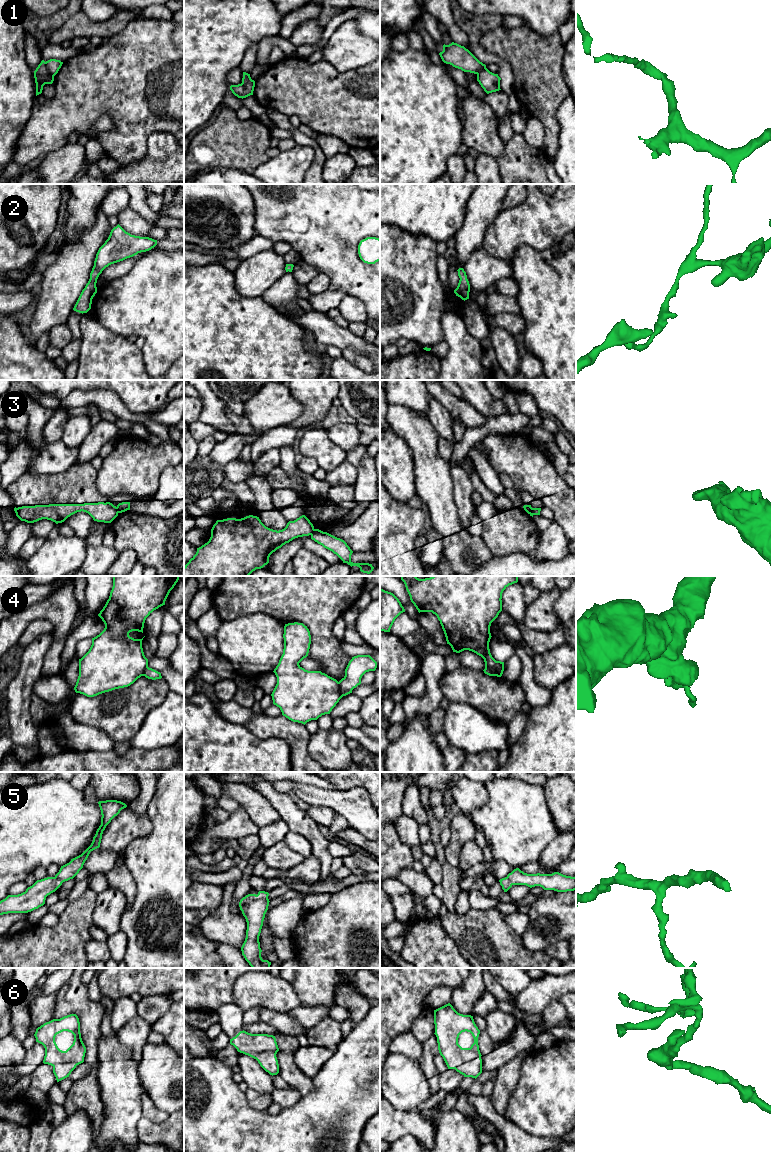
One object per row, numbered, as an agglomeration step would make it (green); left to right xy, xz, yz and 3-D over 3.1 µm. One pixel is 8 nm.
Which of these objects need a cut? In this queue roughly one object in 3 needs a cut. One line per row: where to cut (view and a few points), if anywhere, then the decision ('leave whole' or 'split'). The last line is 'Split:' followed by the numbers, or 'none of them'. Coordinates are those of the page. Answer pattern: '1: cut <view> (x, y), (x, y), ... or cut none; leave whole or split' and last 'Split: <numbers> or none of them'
1: cut xy (45, 62), (46, 69), (53, 76); split
2: cut none; leave whole
3: cut xz (314, 529), (311, 535); split
4: cut xz (338, 682), (342, 696); split
5: cut none; leave whole
6: cut none; leave whole
Split: 1, 3, 4

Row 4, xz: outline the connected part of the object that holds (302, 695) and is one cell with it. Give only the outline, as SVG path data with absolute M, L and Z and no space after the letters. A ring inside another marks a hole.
M288 623L284 626L284 649L278 665L274 669L277 684L271 694L273 704L280 708L282 715L293 722L306 724L330 714L343 697L339 682L321 671L308 671L299 663L308 656L311 635L303 623Z

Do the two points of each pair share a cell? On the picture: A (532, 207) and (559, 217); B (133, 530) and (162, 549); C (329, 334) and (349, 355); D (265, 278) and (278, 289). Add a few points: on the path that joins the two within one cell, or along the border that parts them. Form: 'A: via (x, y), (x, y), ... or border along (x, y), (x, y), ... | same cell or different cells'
A: via (539, 214), (542, 217), (552, 217) | same cell
B: via (140, 532), (155, 542) | same cell
C: border along (342, 349), (351, 348), (366, 355) | different cells
D: border along (286, 272), (261, 295) | different cells

